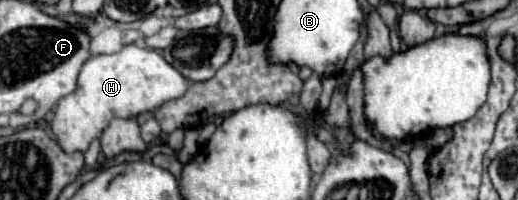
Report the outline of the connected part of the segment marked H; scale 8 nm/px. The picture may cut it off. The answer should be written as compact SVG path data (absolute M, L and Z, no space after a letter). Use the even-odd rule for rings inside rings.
M125 45L119 53L91 57L79 73L79 89L63 97L55 107L51 131L63 151L85 151L115 117L133 117L153 111L165 101L177 99L187 91L187 79L165 59L141 45Z

